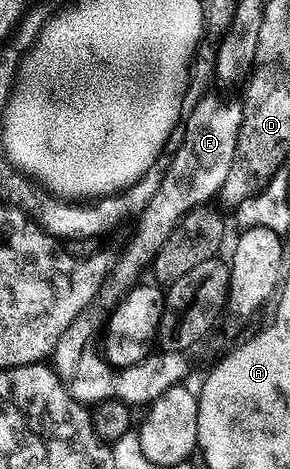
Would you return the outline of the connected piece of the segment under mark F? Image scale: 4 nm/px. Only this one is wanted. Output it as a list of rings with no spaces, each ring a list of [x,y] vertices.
[[[205,95],[193,108],[188,108],[183,123],[185,136],[173,155],[173,160],[165,167],[151,201],[136,218],[137,229],[133,233],[125,252],[119,255],[113,266],[113,272],[105,282],[96,302],[116,304],[117,300],[142,278],[141,270],[152,264],[153,258],[163,249],[163,241],[171,237],[175,225],[191,209],[206,206],[221,193],[223,181],[227,181],[227,172],[235,158],[235,145],[239,141],[239,129],[243,121],[244,106],[233,99],[224,99],[221,95]]]

